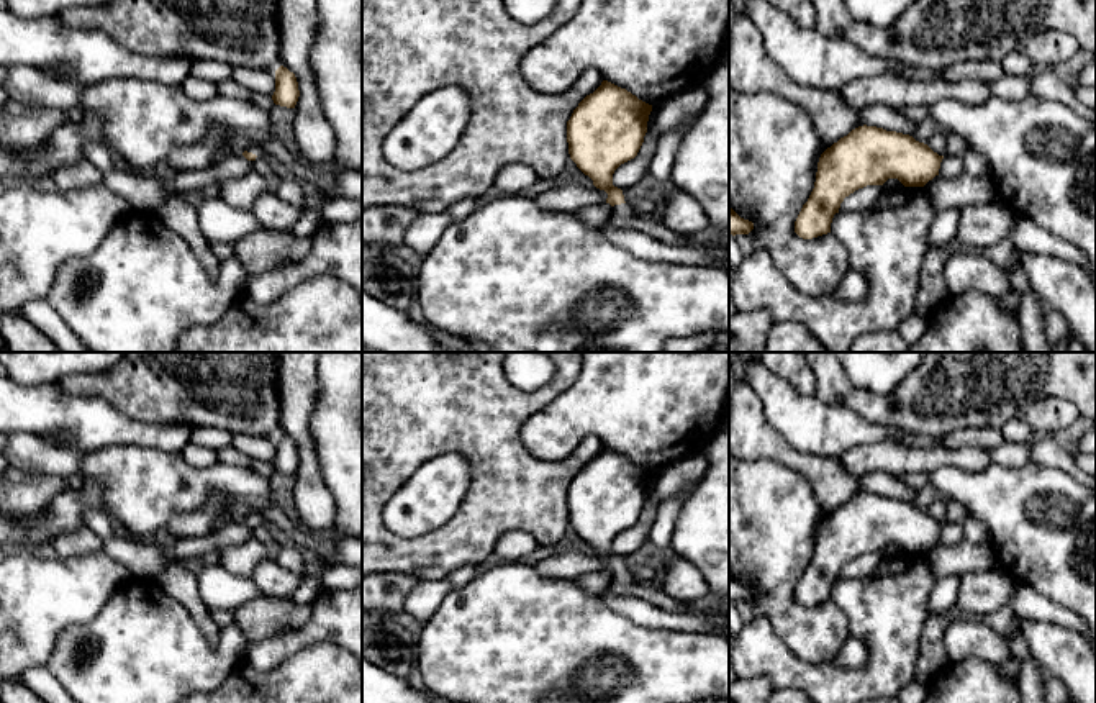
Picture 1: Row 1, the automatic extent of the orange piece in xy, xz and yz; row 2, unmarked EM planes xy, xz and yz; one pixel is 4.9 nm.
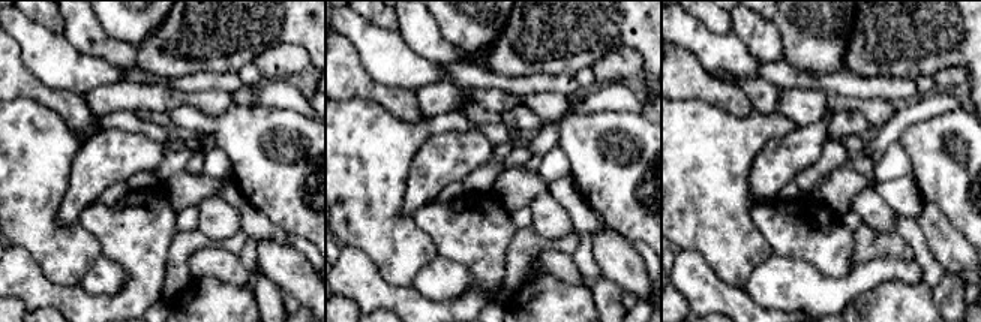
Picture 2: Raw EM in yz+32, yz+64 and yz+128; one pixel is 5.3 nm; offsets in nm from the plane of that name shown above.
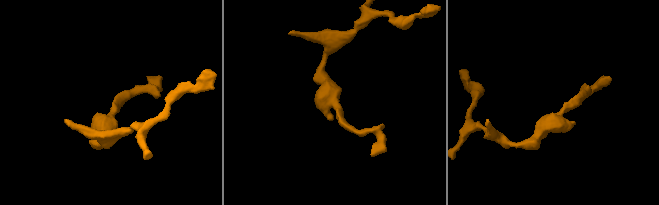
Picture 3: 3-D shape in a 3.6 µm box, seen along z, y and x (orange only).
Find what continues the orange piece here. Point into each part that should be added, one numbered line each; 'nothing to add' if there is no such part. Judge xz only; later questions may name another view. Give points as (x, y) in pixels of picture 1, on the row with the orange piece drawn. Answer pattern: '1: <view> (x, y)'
1: xz (623, 215)

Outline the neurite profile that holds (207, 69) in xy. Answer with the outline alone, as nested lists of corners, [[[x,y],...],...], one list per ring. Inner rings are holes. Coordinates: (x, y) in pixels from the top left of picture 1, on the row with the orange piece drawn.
[[[198,59],[192,62],[190,75],[218,85],[233,77],[233,67],[213,59]]]

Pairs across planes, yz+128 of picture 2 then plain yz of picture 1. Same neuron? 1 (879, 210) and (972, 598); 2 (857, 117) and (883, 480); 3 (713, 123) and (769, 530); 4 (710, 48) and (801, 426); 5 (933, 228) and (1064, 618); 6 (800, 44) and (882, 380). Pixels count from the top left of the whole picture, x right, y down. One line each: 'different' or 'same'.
1: same
2: different
3: same
4: same
5: different
6: same

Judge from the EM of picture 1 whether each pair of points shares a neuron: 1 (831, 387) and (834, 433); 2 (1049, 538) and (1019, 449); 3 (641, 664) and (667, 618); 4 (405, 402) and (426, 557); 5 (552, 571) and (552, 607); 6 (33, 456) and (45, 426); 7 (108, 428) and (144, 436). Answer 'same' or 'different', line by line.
1: different
2: different
3: different
4: same
5: different
6: different
7: same

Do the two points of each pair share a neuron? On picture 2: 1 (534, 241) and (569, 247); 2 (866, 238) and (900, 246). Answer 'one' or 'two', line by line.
1: one
2: one

